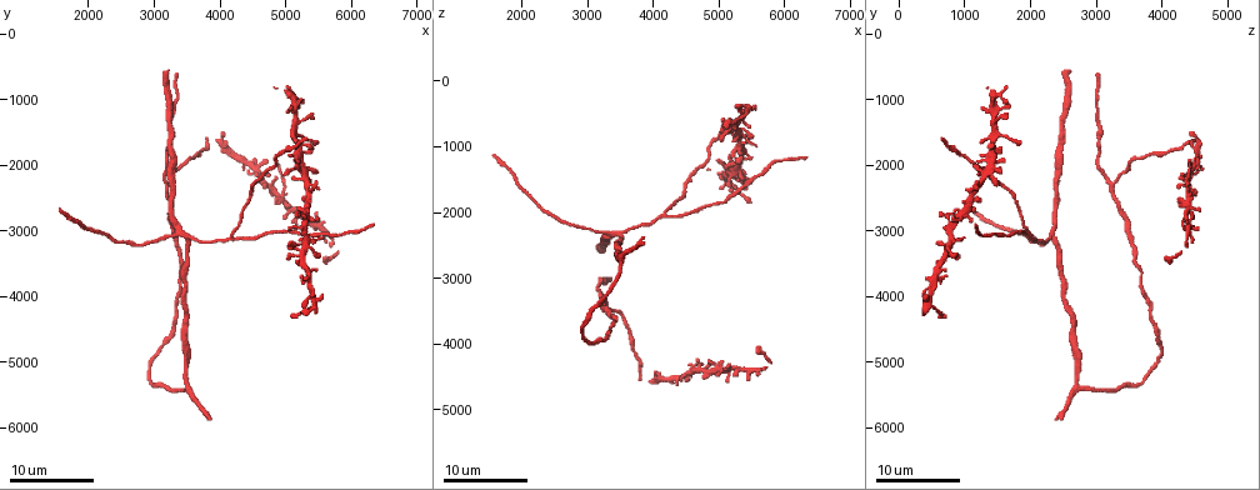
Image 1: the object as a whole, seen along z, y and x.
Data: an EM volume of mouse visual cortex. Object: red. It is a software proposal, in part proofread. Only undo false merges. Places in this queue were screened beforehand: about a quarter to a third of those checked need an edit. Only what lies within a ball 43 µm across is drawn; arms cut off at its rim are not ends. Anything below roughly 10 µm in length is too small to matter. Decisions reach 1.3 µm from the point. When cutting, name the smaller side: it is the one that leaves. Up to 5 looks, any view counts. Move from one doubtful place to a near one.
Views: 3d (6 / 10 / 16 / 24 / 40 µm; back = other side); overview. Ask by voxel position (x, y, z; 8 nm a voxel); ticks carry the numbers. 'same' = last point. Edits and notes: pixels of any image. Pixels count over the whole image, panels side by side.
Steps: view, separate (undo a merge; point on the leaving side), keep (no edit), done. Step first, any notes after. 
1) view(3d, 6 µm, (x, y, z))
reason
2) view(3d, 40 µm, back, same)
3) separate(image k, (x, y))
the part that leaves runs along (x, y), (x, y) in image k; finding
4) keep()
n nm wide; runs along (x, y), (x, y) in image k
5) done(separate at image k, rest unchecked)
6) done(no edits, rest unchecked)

view(3d, 24 µm, (3300, 3000, 2300))
arms part here

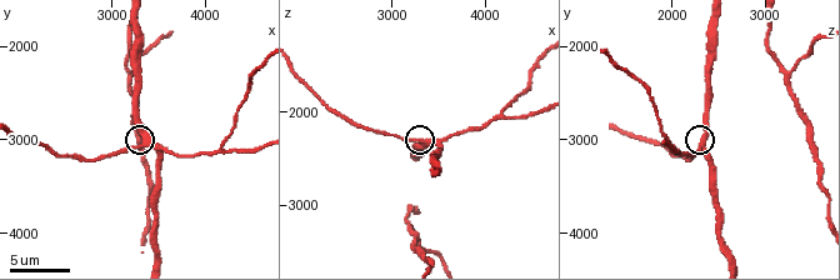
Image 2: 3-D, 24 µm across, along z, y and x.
view(3d, 6 µm, (3350, 3000, 2350))

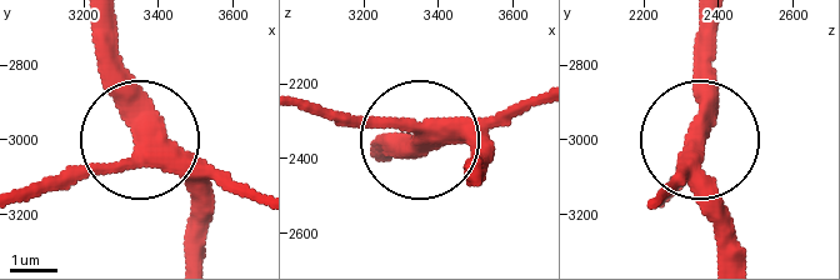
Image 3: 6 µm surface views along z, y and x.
keep()
runs along (190, 253), (186, 193), (143, 149), (39, 189) in image 3; one neuron here

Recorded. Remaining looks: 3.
view(3d, 10 µm, (3200, 2300, 3250))
three arms meet

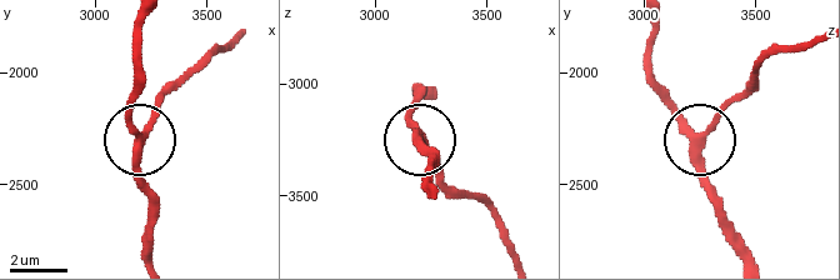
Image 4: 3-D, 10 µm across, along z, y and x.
keep()
runs along (746, 256), (710, 185), (701, 141), (651, 80) in image 4; one neuron here

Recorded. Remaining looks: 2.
view(3d, 16 µm, (4200, 3100, 2050))
a fork

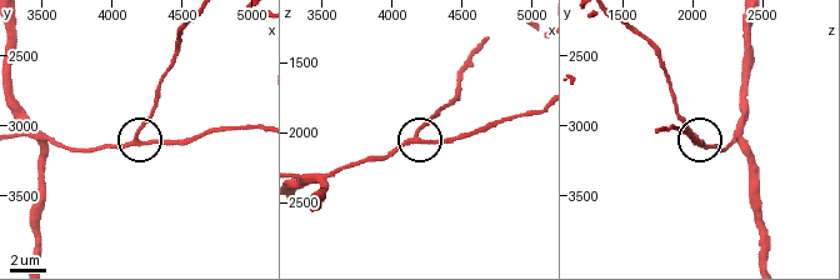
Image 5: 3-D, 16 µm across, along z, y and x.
view(3d, 16 µm, back, (4160, 3080, 2060))

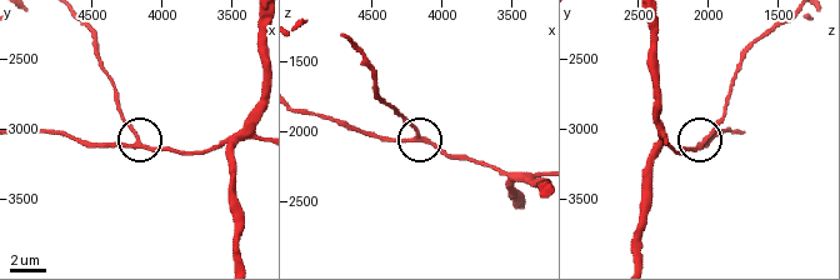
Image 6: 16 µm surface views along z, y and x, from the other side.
keep()
230 nm wide; one neuron here

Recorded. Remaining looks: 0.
done(no edits, rest unchecked)

